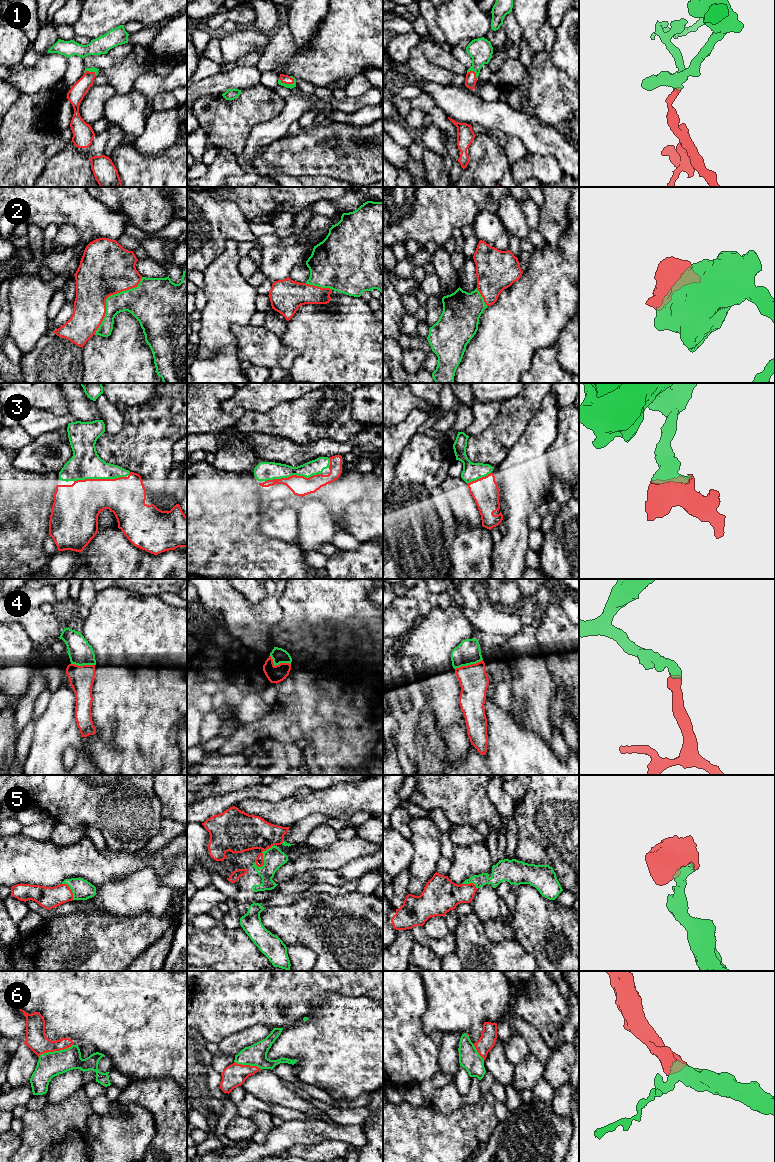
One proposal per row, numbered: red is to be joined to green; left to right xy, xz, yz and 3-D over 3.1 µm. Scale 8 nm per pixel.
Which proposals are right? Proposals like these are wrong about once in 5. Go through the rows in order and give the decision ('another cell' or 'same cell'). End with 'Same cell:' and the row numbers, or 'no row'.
1: same cell
2: same cell
3: same cell
4: same cell
5: same cell
6: same cell
Same cell: 1, 2, 3, 4, 5, 6

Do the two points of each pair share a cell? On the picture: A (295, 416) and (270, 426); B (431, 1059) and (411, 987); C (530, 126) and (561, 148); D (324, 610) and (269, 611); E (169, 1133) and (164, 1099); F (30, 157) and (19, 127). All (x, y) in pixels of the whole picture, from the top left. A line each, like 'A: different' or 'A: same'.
A: same
B: same
C: same
D: different
E: same
F: same

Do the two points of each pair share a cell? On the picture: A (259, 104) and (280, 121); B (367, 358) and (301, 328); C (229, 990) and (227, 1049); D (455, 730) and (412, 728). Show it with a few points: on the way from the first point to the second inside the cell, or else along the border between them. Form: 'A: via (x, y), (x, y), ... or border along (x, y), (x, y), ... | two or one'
A: border along (285, 99), (283, 109), (276, 116), (254, 126) | two
B: via (351, 355), (348, 355), (334, 341), (317, 332) | one
C: border along (248, 1027), (228, 1035), (218, 1044) | two
D: border along (429, 707), (447, 751) | two

